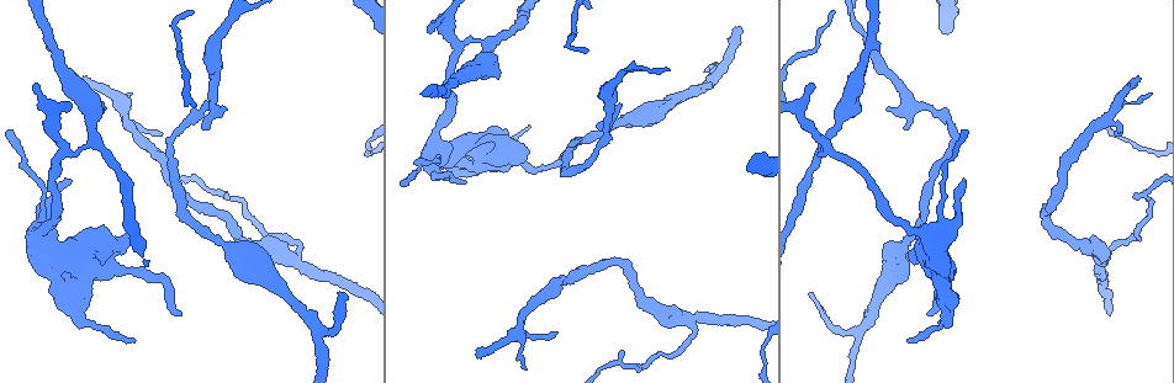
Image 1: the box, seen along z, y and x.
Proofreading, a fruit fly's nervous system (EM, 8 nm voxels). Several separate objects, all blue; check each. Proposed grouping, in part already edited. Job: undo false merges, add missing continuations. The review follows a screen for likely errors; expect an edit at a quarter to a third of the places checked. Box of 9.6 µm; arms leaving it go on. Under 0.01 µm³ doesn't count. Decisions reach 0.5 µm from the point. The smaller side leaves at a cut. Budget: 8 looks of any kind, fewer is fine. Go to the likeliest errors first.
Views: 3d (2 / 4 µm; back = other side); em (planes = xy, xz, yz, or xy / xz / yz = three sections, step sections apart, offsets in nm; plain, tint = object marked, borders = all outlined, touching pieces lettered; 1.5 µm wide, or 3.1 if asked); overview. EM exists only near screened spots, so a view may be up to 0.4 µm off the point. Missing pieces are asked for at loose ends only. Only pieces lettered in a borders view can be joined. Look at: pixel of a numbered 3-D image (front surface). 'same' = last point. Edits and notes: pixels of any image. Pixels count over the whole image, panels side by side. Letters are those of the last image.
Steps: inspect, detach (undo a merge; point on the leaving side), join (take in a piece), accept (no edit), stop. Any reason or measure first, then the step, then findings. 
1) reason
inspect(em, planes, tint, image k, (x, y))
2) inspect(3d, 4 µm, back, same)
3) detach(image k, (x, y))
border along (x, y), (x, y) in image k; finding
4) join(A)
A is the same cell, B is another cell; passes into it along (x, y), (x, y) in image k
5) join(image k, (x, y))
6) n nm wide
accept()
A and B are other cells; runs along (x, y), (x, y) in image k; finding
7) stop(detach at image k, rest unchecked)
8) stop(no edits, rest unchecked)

branch stops here
inspect(em, planes, borders, image 1, (480, 356))

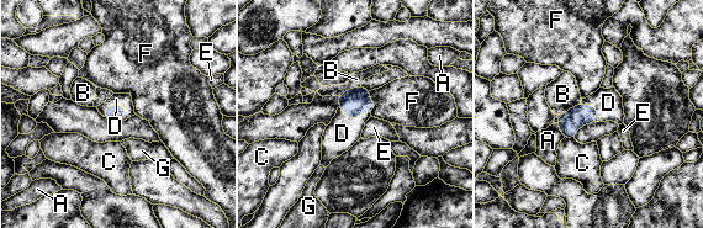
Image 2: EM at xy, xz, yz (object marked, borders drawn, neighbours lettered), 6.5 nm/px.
join(image 2, (116, 99))
D is the same cell, A, B, C, E, F and G are other cells; the cell continues

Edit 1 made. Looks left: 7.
inspect(overview)

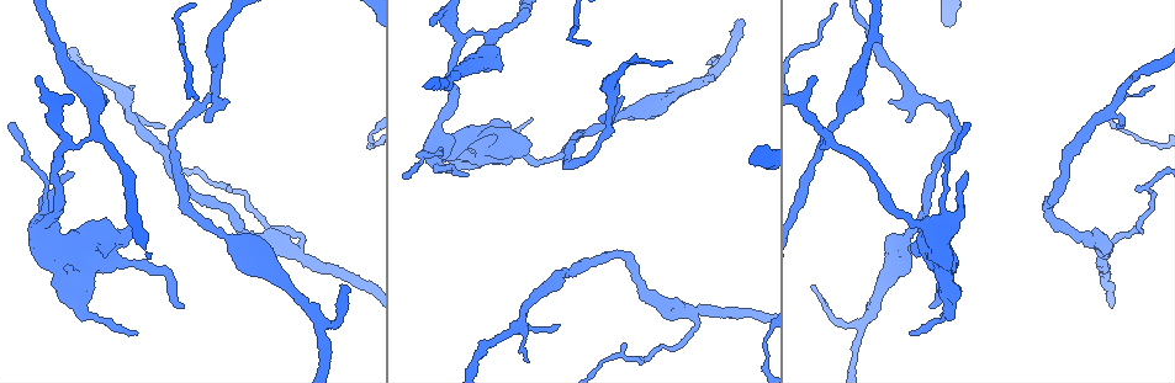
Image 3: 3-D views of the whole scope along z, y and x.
tapers out
inspect(em, xz, step 8, borders, image 3, (341, 286))

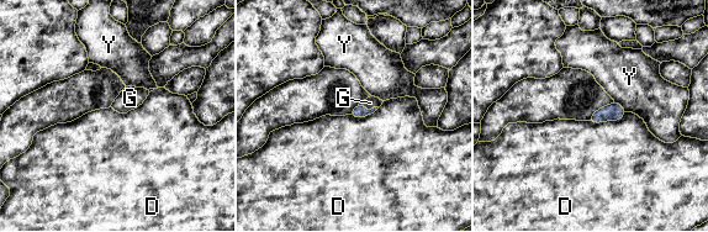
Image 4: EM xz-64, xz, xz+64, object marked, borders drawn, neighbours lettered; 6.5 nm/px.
inspect(em, xy, step 8, borders, same)

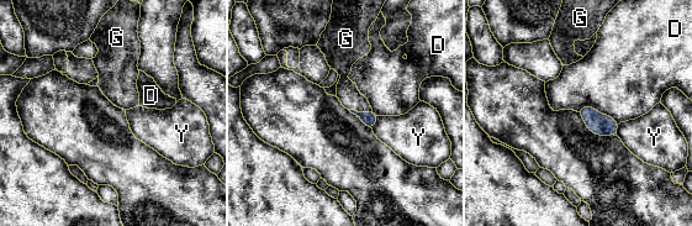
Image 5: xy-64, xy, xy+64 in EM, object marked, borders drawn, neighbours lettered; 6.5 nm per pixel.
join(image 5, (347, 92))
G is the same cell, D and Y are other cells; passes into it along (369, 117), (360, 112), (347, 92) in image 5; it goes on there

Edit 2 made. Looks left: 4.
inspect(overview)

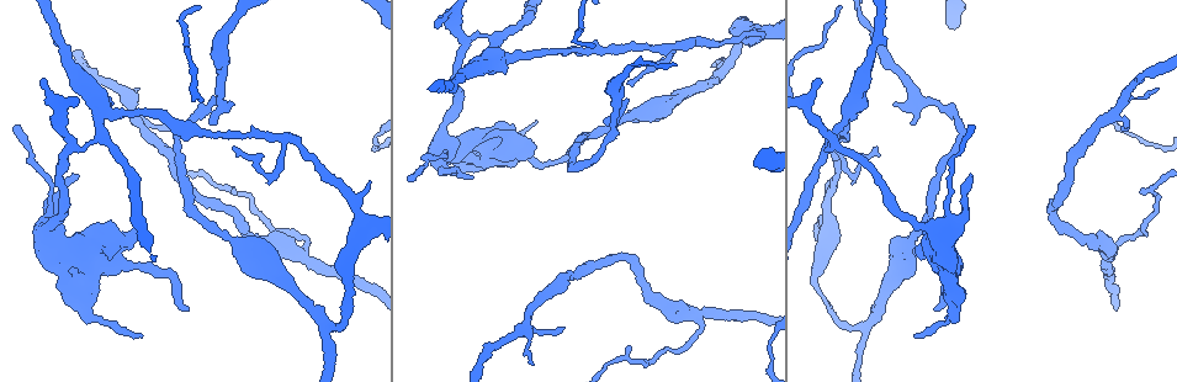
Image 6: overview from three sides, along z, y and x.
branch point
inspect(em, planes, borders, image 6, (466, 46))

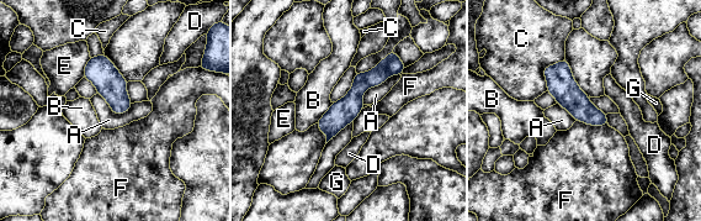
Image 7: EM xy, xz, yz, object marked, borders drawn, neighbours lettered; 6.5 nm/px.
detach(image 7, (394, 66))
A, B, C, D, E, F and G are other cells; border along (383, 61), (389, 75) in image 7; two cells meet here

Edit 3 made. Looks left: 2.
stop(join at image 2, join at image 5, detach at image 7, rest unchecked)

